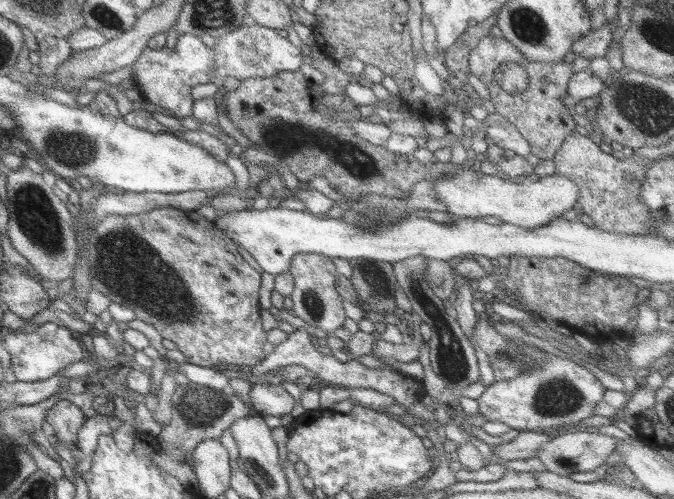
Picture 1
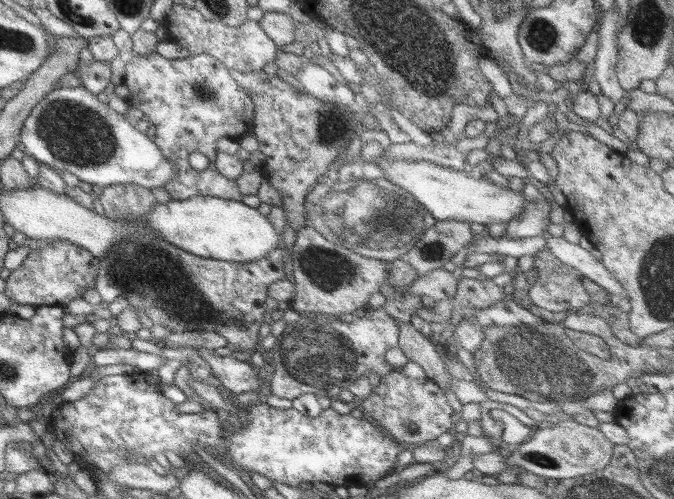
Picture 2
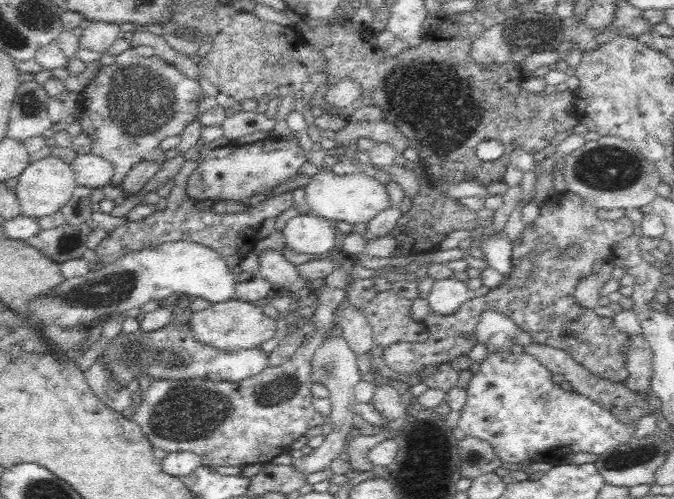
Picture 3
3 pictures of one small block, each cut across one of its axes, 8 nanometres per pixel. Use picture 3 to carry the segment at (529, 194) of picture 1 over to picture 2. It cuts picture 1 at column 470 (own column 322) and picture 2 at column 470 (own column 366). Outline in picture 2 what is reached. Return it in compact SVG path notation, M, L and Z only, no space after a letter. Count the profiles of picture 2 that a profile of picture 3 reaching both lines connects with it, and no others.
M384 160L378 165L384 179L406 191L417 204L422 205L436 221L457 220L478 222L491 225L507 223L525 209L524 192L515 192L494 184L488 178L479 178L471 170L456 171L438 166L434 162L402 162L402 160Z

